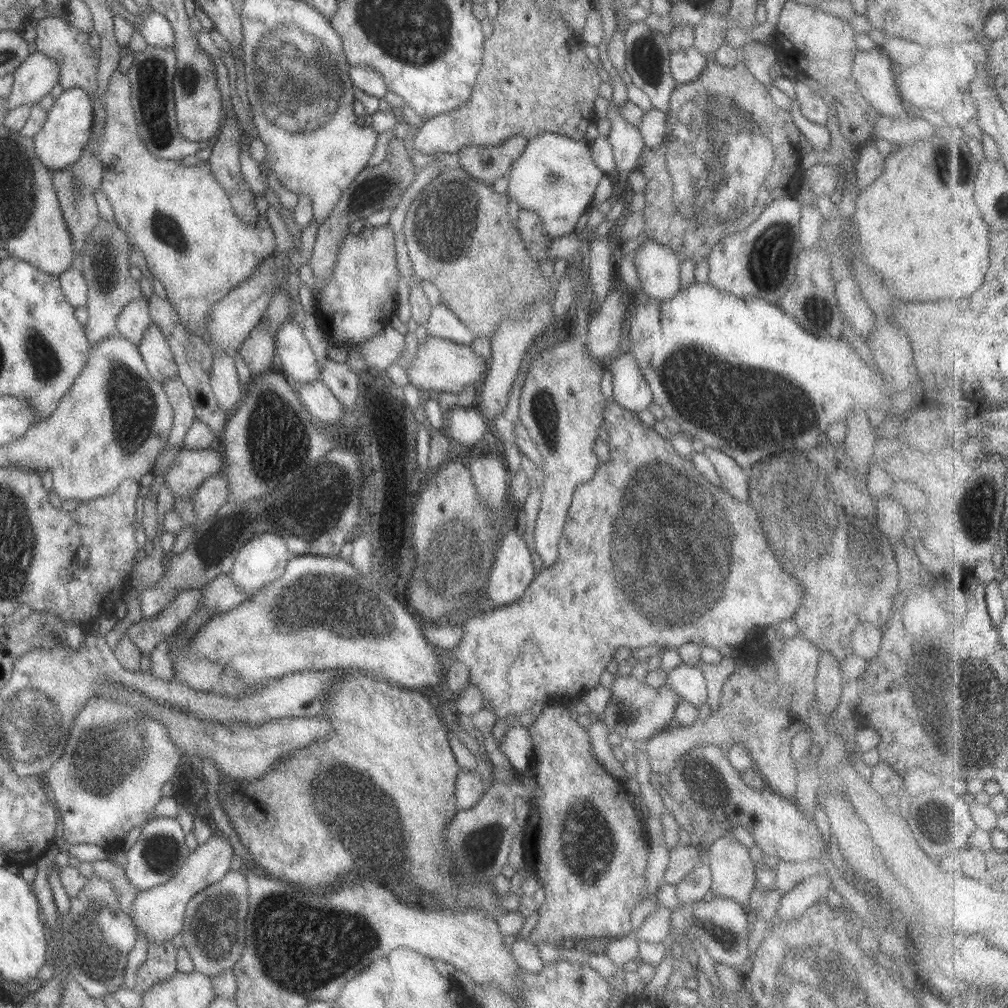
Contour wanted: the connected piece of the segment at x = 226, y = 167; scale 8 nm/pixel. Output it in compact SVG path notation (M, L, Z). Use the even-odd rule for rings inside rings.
M235 117L223 119L220 130L217 136L210 144L210 155L206 160L211 176L223 187L225 194L230 202L230 207L235 213L235 216L247 226L253 227L257 220L257 209L253 203L254 194L249 190L245 181L241 178L239 166L239 152L241 148L239 141L241 138L241 129Z

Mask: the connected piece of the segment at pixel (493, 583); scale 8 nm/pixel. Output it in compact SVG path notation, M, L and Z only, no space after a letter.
M508 531L500 537L494 552L494 561L485 584L486 602L490 608L515 602L533 580L531 553L525 547L521 534Z

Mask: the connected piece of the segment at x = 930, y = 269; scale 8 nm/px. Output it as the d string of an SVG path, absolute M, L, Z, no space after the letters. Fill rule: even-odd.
M929 142L892 145L891 152L884 158L884 166L879 178L858 192L850 216L865 264L871 266L887 286L901 292L901 300L925 302L935 298L969 298L975 294L982 288L989 270L992 229L975 202L975 184L945 184L939 178L935 152Z

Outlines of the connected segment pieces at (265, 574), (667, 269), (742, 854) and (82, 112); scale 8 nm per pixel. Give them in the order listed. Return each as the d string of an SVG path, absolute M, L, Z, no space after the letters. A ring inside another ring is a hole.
M261 532L239 547L228 575L244 594L257 593L281 576L291 556L281 537Z
M645 239L631 255L644 299L661 301L669 300L672 296L675 296L675 293L679 291L680 262L674 250Z
M728 832L713 841L706 854L704 864L710 871L712 897L727 898L747 910L749 896L754 889L755 866L750 860L748 849L742 846L732 833Z
M71 88L61 92L54 98L52 106L46 110L45 120L33 135L33 153L48 171L59 171L73 164L90 140L89 130L93 124L93 103L79 88Z

